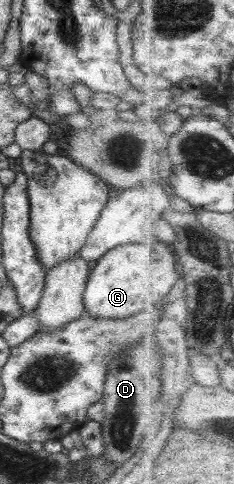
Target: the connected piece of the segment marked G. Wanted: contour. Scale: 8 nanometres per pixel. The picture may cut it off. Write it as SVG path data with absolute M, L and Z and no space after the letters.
M165 231L145 243L118 245L91 264L82 293L85 315L95 319L123 319L142 311L156 311L180 277L177 255Z

